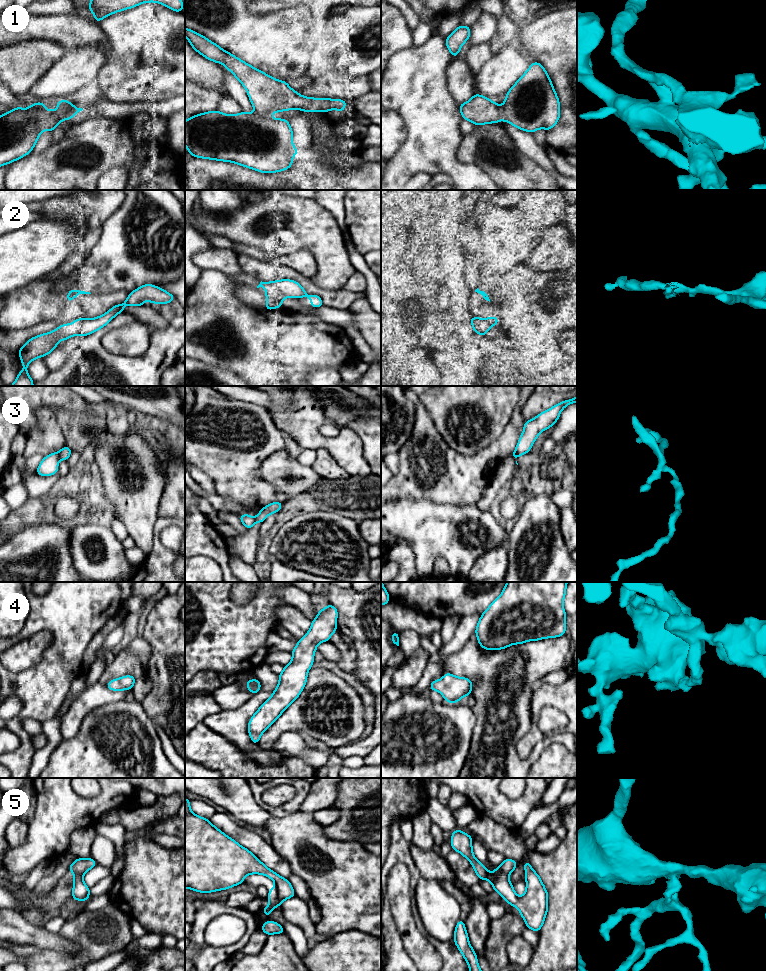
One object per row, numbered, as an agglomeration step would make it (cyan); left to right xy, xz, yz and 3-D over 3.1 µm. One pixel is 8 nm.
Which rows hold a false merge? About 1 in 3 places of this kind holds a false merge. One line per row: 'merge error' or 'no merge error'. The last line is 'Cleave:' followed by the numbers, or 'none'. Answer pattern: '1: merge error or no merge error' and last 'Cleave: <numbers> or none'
1: no merge error
2: no merge error
3: merge error
4: no merge error
5: merge error
Cleave: 3, 5

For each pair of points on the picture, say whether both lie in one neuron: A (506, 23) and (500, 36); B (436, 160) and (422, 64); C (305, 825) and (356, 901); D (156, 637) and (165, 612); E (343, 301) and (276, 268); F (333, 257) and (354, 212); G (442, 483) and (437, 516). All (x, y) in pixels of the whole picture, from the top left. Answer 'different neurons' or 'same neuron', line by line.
A: same neuron
B: same neuron
C: same neuron
D: same neuron
E: same neuron
F: different neurons
G: different neurons

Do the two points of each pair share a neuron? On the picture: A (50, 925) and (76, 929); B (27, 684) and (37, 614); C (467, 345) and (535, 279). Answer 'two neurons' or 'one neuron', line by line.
A: two neurons
B: one neuron
C: two neurons

